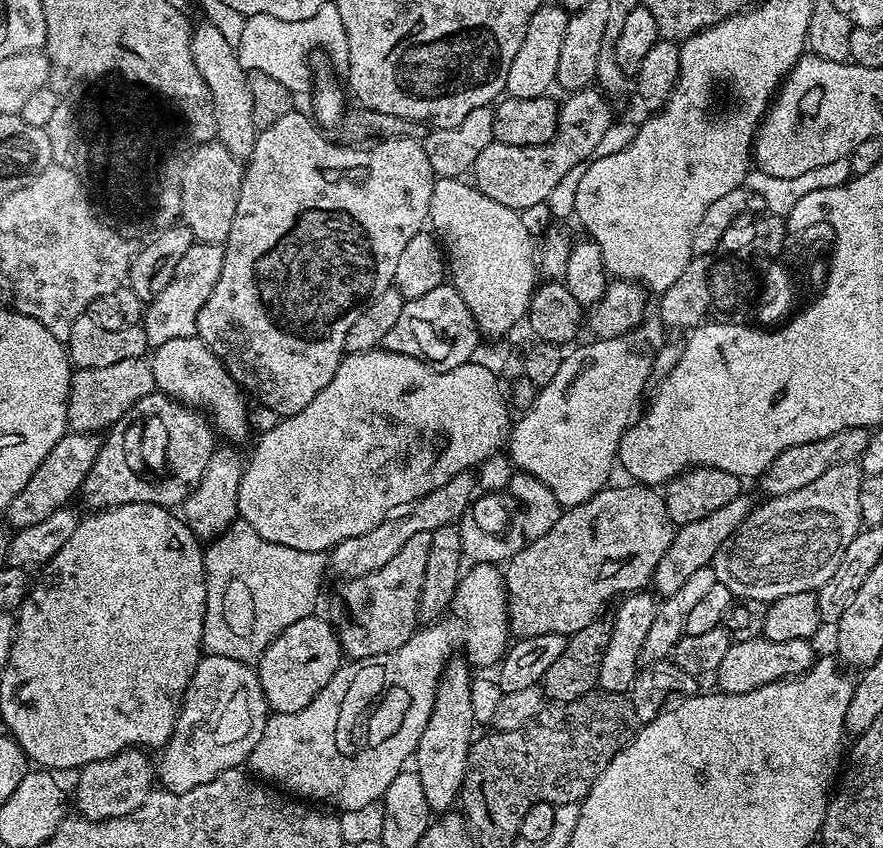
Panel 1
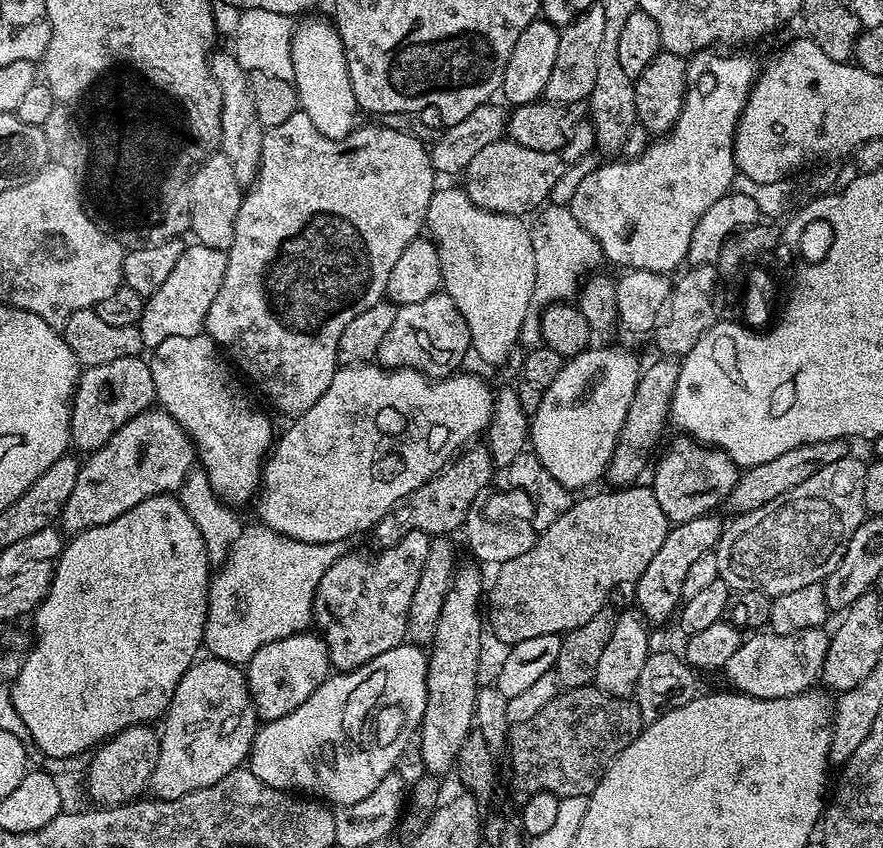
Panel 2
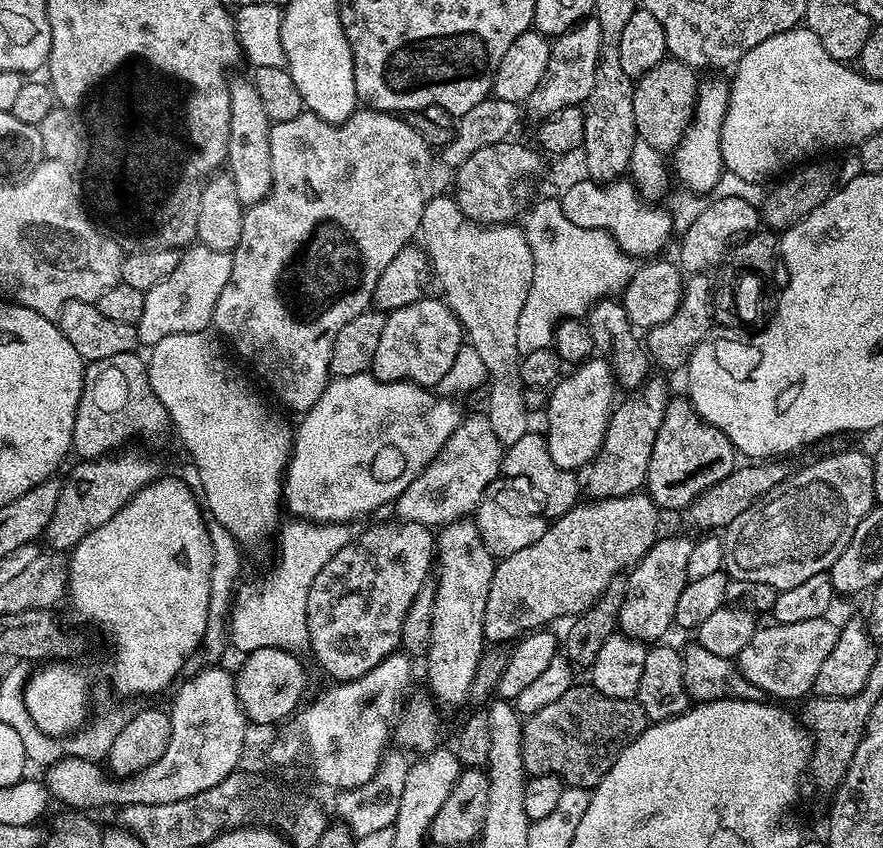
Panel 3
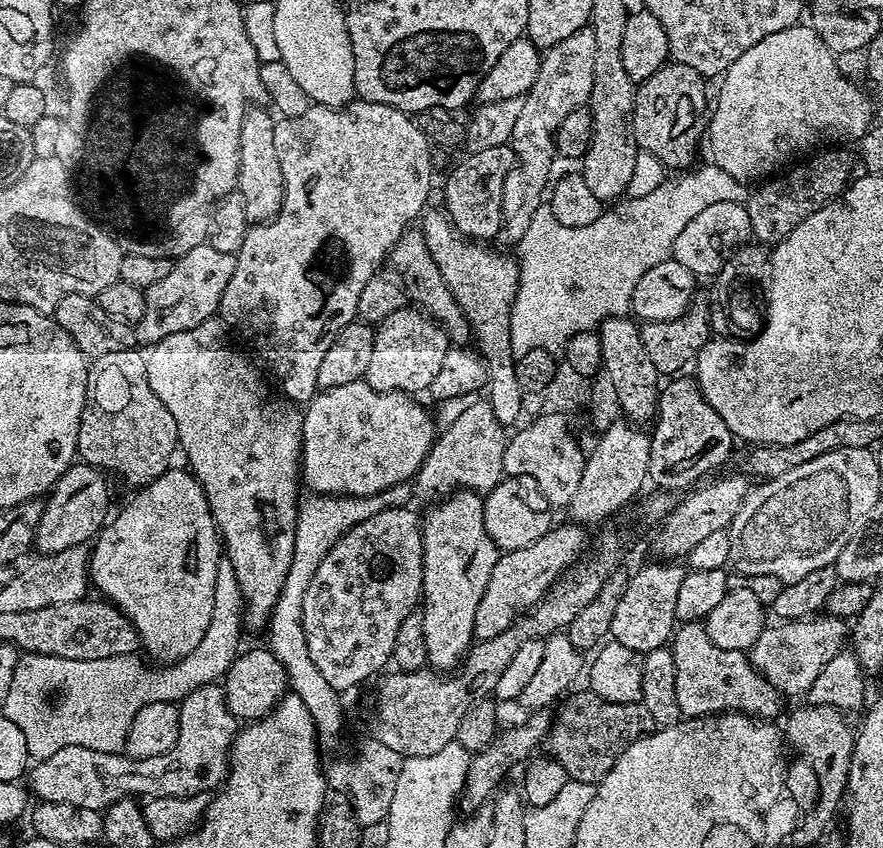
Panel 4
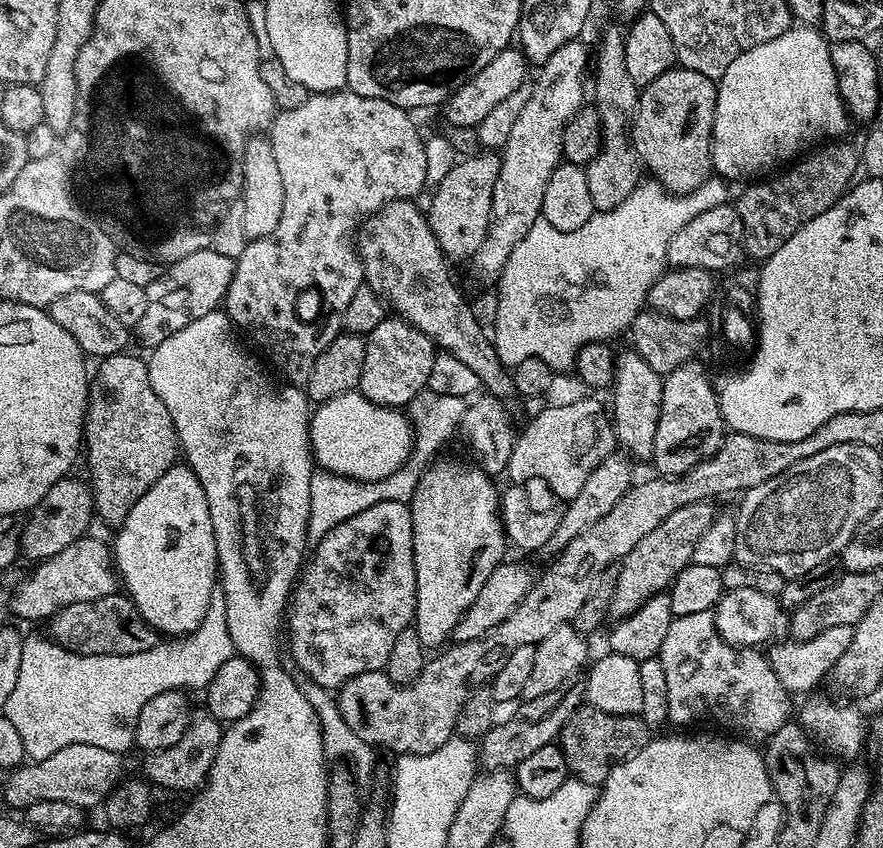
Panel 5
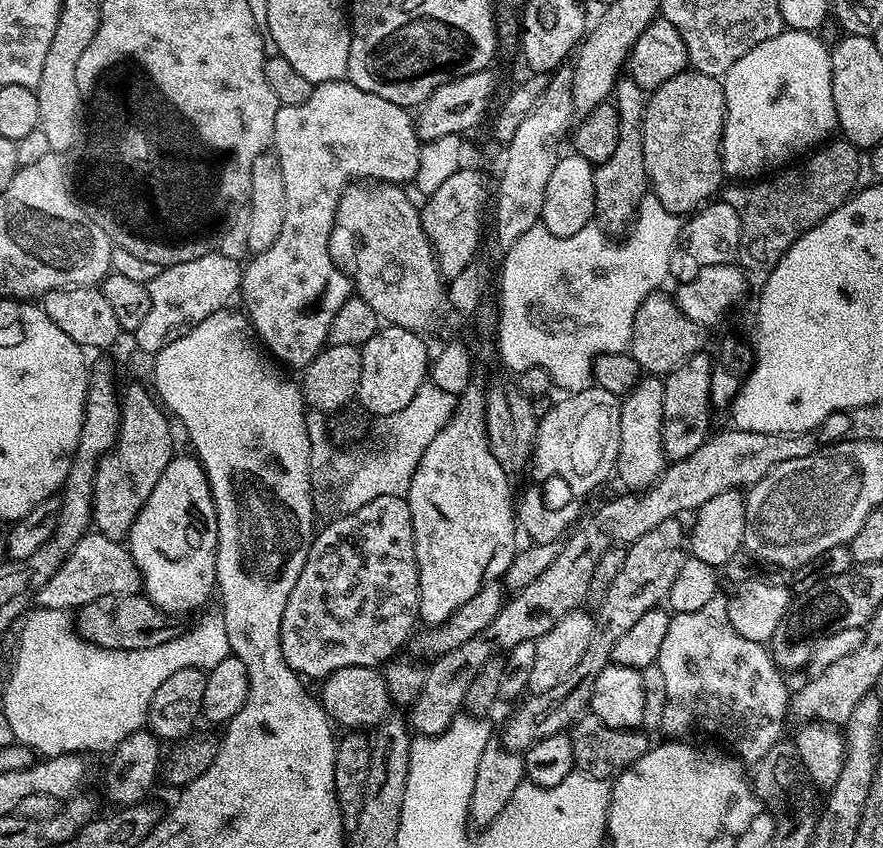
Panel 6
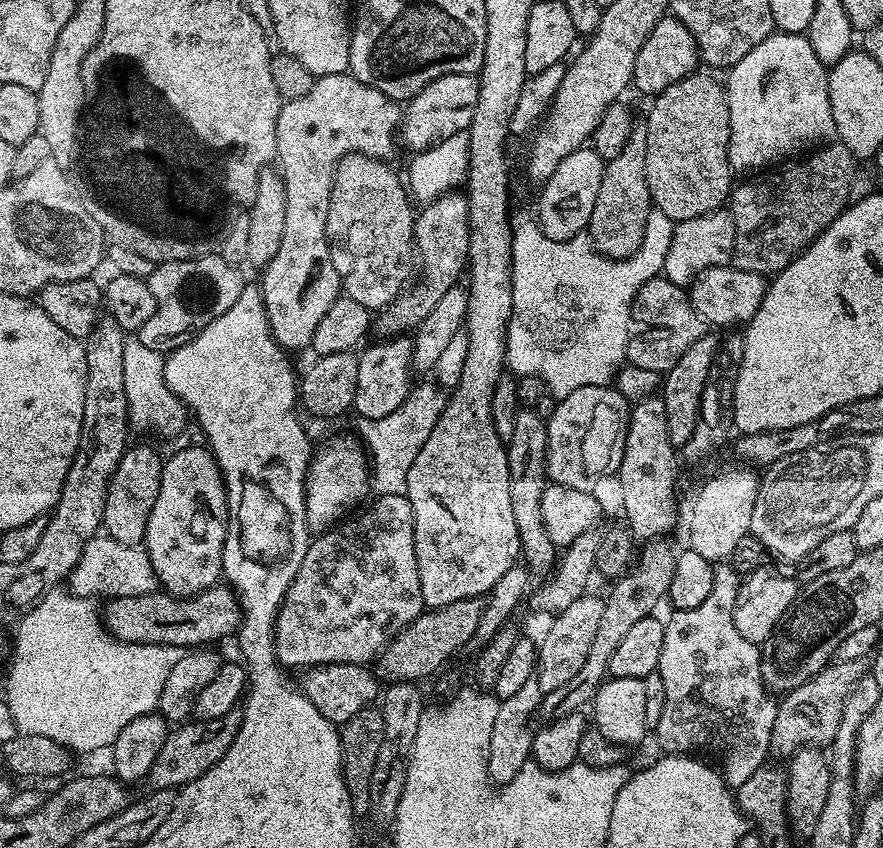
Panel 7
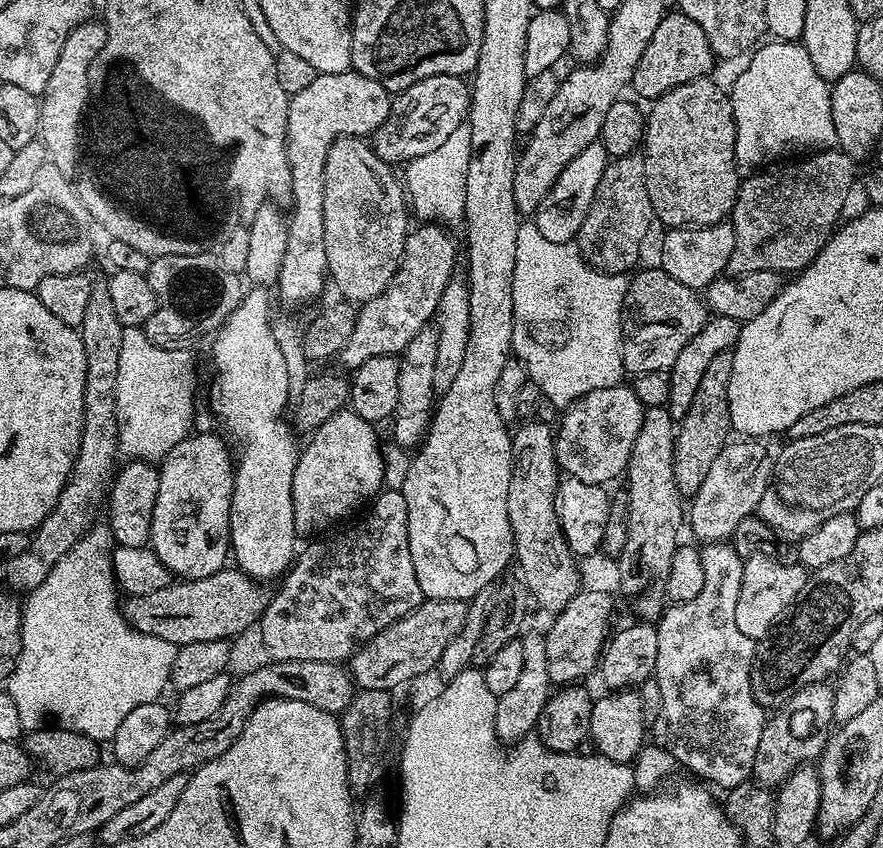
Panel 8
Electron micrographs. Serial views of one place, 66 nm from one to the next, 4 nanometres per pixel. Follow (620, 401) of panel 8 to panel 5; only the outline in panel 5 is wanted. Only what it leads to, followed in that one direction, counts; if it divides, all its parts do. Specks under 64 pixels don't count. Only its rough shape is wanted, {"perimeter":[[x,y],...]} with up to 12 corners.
{"perimeter":[[553,403],[525,424],[506,476],[562,502],[618,448],[609,409]]}

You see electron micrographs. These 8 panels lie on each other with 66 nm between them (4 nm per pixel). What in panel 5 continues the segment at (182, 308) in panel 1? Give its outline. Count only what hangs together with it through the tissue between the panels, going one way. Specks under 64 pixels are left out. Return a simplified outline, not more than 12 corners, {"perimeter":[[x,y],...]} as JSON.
{"perimeter":[[203,248],[167,265],[134,328],[145,349],[223,305],[235,259]]}

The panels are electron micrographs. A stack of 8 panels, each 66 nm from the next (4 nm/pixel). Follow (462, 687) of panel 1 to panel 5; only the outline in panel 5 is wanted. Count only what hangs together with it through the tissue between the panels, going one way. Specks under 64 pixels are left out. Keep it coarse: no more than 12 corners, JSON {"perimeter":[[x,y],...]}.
{"perimeter":[[437,459],[410,501],[414,627],[452,640],[505,559],[493,477]]}

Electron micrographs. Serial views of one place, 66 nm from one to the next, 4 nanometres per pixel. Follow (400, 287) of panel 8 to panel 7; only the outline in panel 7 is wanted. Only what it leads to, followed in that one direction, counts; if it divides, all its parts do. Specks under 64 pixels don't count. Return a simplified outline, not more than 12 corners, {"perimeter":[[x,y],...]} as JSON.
{"perimeter":[[467,195],[416,212],[424,281],[375,317],[377,337],[411,333],[461,283],[470,246]]}

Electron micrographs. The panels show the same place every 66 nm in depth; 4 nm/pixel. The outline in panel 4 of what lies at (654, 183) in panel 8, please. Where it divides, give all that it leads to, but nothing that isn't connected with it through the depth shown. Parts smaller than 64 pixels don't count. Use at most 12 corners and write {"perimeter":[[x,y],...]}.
{"perimeter":[[698,70],[639,81],[630,123],[641,153],[697,163],[710,108]]}

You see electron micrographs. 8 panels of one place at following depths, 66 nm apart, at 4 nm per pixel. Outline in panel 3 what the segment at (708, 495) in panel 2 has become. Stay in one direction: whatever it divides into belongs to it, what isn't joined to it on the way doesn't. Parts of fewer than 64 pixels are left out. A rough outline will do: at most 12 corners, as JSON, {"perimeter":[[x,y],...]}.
{"perimeter":[[672,398],[646,491],[686,510],[738,467],[736,447]]}

